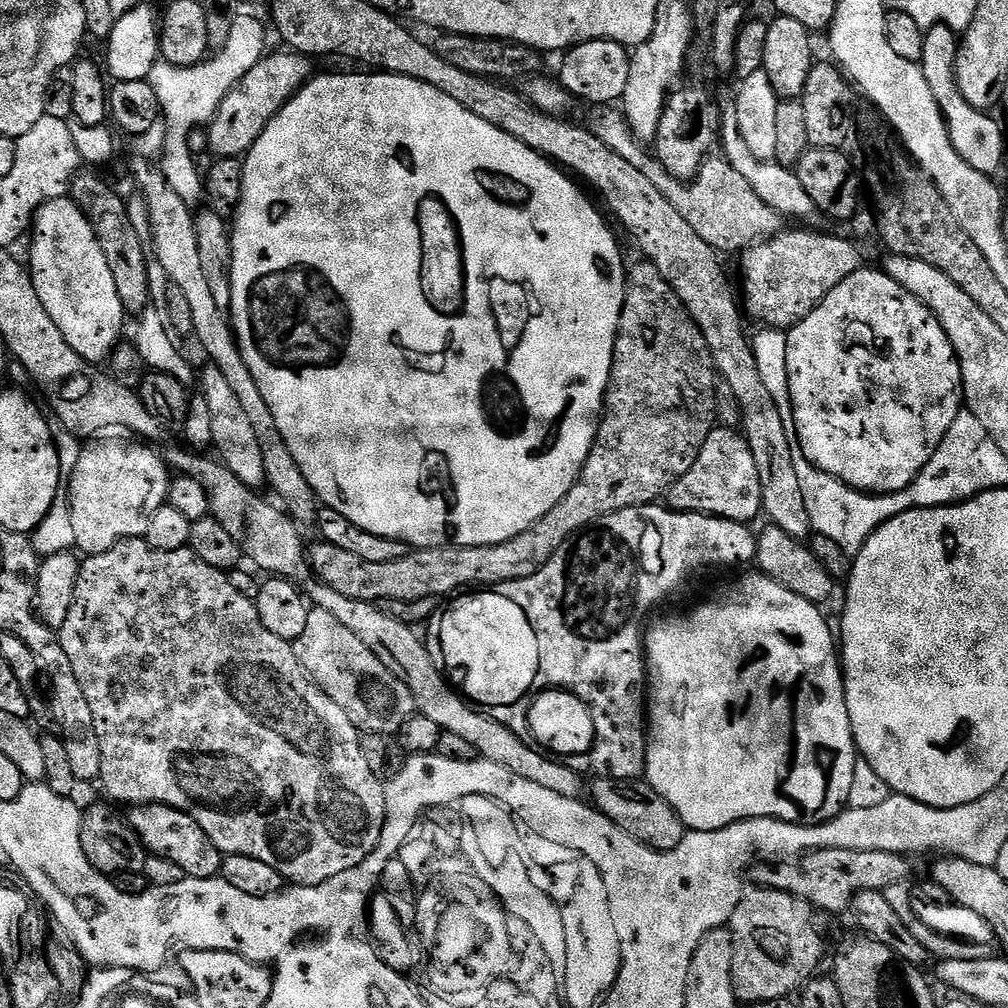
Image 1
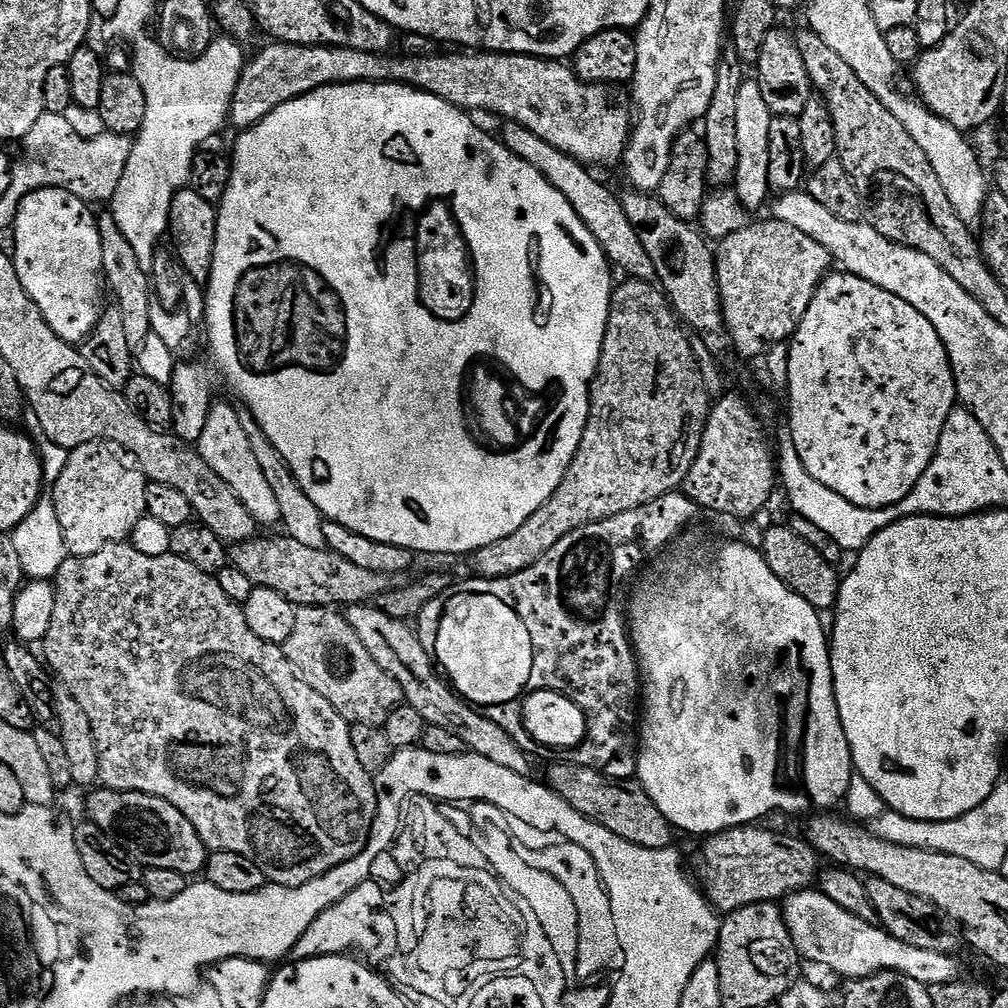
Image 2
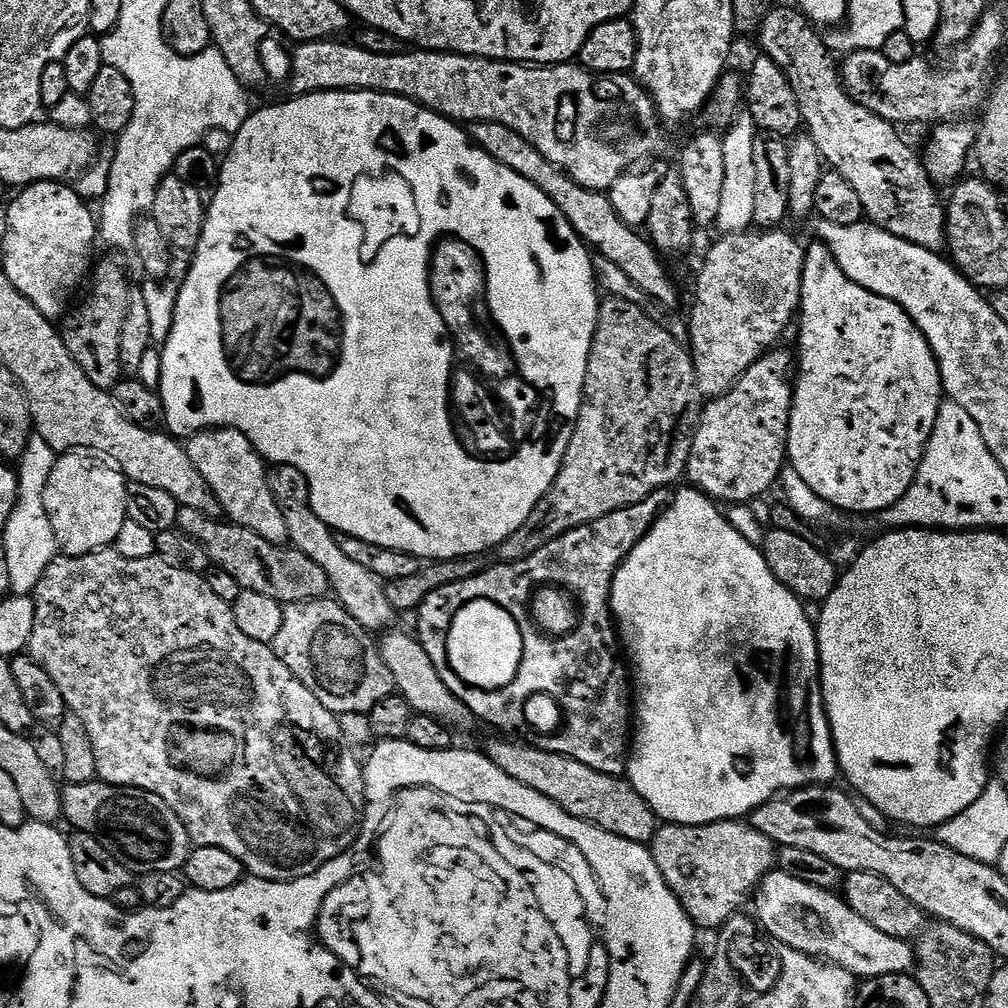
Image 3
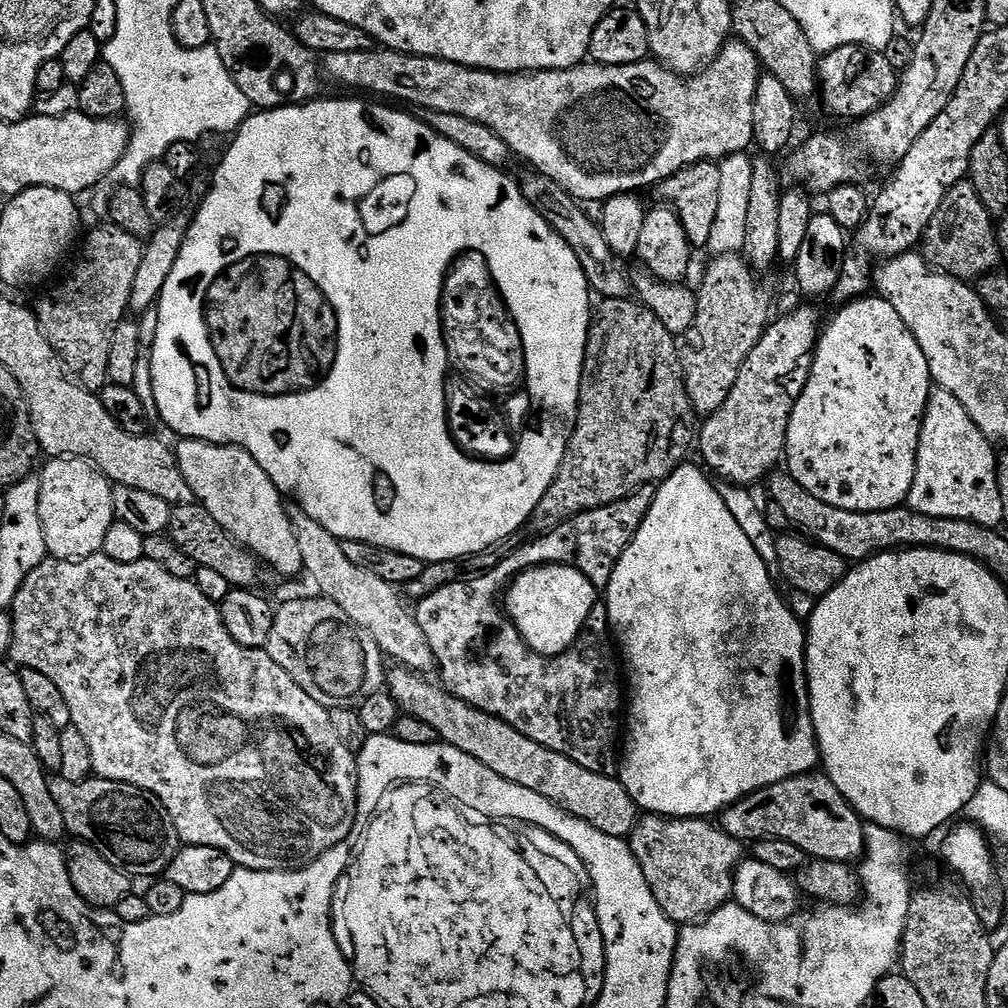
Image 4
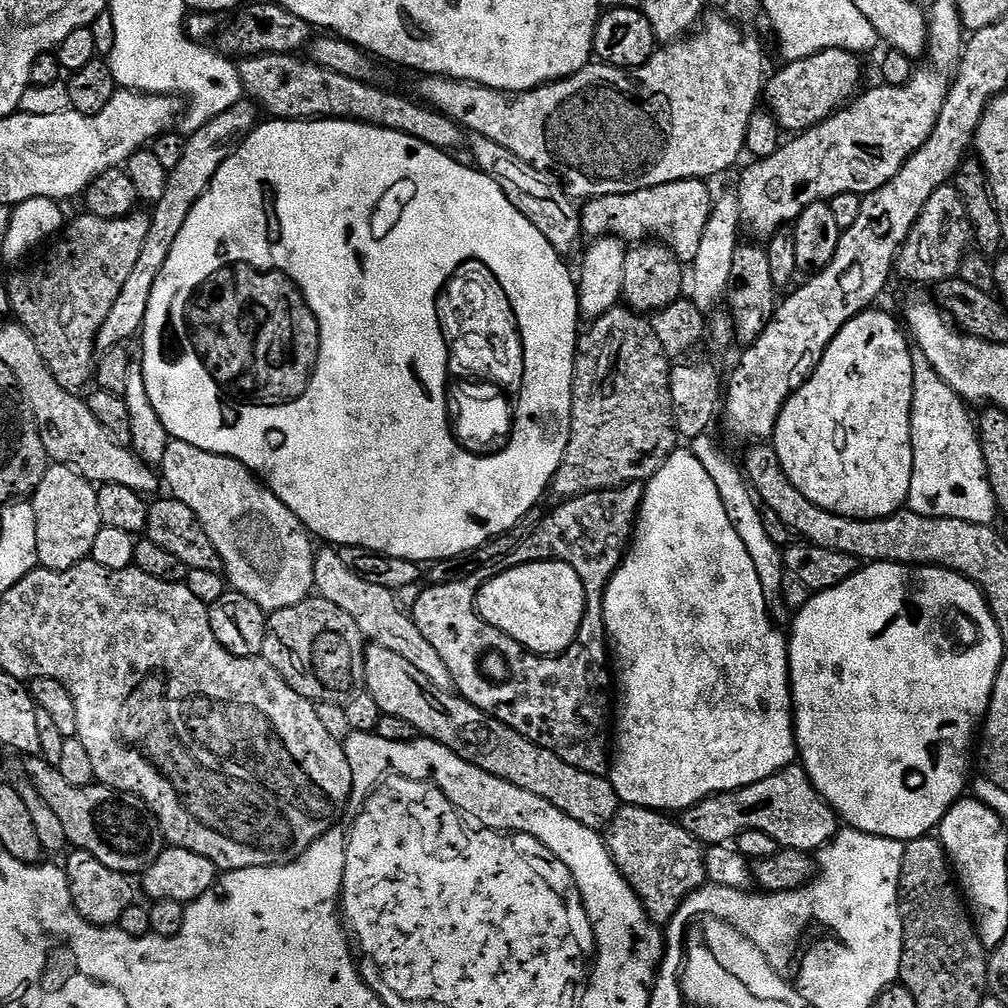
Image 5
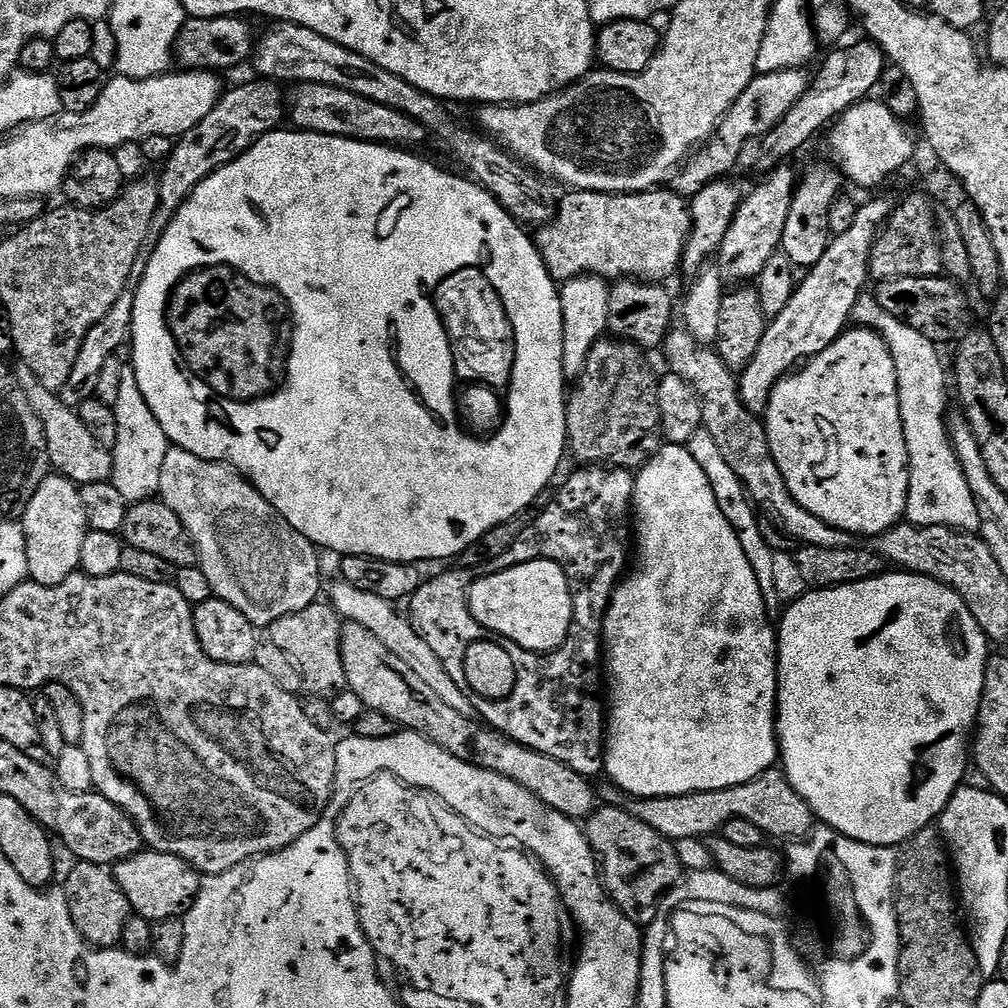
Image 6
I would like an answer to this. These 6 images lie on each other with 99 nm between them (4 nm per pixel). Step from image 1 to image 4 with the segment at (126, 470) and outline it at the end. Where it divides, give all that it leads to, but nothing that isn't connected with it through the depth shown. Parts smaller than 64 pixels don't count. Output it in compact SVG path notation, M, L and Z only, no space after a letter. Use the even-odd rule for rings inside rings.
M58 456L47 463L38 472L38 514L46 534L48 556L54 560L81 560L101 555L106 542L106 530L110 530L116 520L112 481L83 456Z

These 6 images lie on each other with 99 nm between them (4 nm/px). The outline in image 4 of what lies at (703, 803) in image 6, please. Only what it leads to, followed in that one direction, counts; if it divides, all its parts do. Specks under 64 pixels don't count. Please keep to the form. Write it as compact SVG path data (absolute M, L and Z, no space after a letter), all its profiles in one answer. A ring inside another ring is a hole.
M813 770L774 782L749 796L743 796L737 804L731 804L718 816L719 827L741 842L755 842L762 838L782 838L798 846L805 857L813 860L843 860L856 862L863 857L864 825L858 813L842 798L834 782L823 771Z

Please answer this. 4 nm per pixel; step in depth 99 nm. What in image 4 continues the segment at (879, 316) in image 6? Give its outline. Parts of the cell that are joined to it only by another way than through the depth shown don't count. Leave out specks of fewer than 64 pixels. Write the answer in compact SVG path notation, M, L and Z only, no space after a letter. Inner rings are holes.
M933 391L922 422L916 473L907 507L930 518L958 518L978 526L999 529L1006 518L1002 514L1002 494L998 494L998 456L992 453L992 448L993 441L982 434L954 394Z

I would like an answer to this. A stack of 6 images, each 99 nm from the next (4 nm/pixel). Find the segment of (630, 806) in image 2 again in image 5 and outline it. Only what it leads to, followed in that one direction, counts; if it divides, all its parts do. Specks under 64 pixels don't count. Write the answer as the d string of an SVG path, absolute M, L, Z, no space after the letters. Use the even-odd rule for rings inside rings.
M372 642L365 647L363 687L374 698L374 702L378 702L383 715L410 722L410 726L414 726L421 737L446 746L454 754L458 754L458 758L486 770L486 774L494 774L494 778L502 778L530 794L538 794L538 798L558 806L562 814L574 818L577 824L597 830L607 829L608 823L622 806L608 776L595 776L586 770L578 770L578 766L570 766L570 762L562 762L558 754L530 742L530 738L518 734L518 730L506 726L501 720L487 716L482 710L478 710L478 706L461 698L455 691L434 686L434 682L430 682L430 678L426 678L422 670L414 670L414 666L410 666L410 662L402 658L402 654L394 654L394 650L386 650L386 646Z

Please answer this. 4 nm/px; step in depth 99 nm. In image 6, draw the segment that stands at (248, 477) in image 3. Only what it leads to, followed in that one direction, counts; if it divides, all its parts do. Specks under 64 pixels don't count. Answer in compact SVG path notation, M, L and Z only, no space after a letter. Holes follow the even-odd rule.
M172 446L169 447L166 454L166 462L162 462L162 478L160 479L159 499L164 501L166 506L170 506L170 510L174 510L174 514L178 514L178 518L182 522L182 526L186 526L186 530L190 534L192 543L196 546L196 558L198 567L202 573L206 574L206 579L212 587L212 595L217 600L226 602L230 606L234 606L234 610L238 610L242 614L246 614L246 618L251 622L257 630L269 628L274 622L278 622L278 618L286 618L290 614L294 614L298 610L306 610L306 606L317 603L319 594L322 592L322 584L320 588L320 560L317 549L306 539L305 536L299 536L298 533L286 523L274 510L274 506L270 506L270 502L266 502L266 498L262 498L260 491L229 464L219 464L213 460L206 458L198 458L194 454L190 454L186 450Z

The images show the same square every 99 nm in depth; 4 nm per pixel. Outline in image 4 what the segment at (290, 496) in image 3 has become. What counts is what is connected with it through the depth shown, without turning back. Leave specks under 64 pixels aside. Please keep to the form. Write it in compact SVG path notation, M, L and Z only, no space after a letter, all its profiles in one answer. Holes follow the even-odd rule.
M298 506L288 508L288 516L292 519L294 526L294 538L298 538L298 547L302 553L302 562L304 563L304 572L306 576L316 583L316 588L321 597L326 600L333 600L338 606L342 606L342 610L346 610L346 614L358 626L362 626L362 630L366 630L370 634L370 638L374 638L374 642L378 642L381 652L389 661L395 662L397 665L410 668L413 672L428 674L428 671L437 667L436 655L432 652L432 646L427 642L425 634L419 629L415 615L408 610L407 606L398 593L397 585L386 582L382 578L378 578L378 574L374 574L370 570L366 570L362 566L354 566L354 562L350 562L350 558L346 558L340 541L336 539L334 534L330 534L330 530L326 530L326 526L322 526L318 522L314 522L314 518L310 518L310 514L306 514Z

